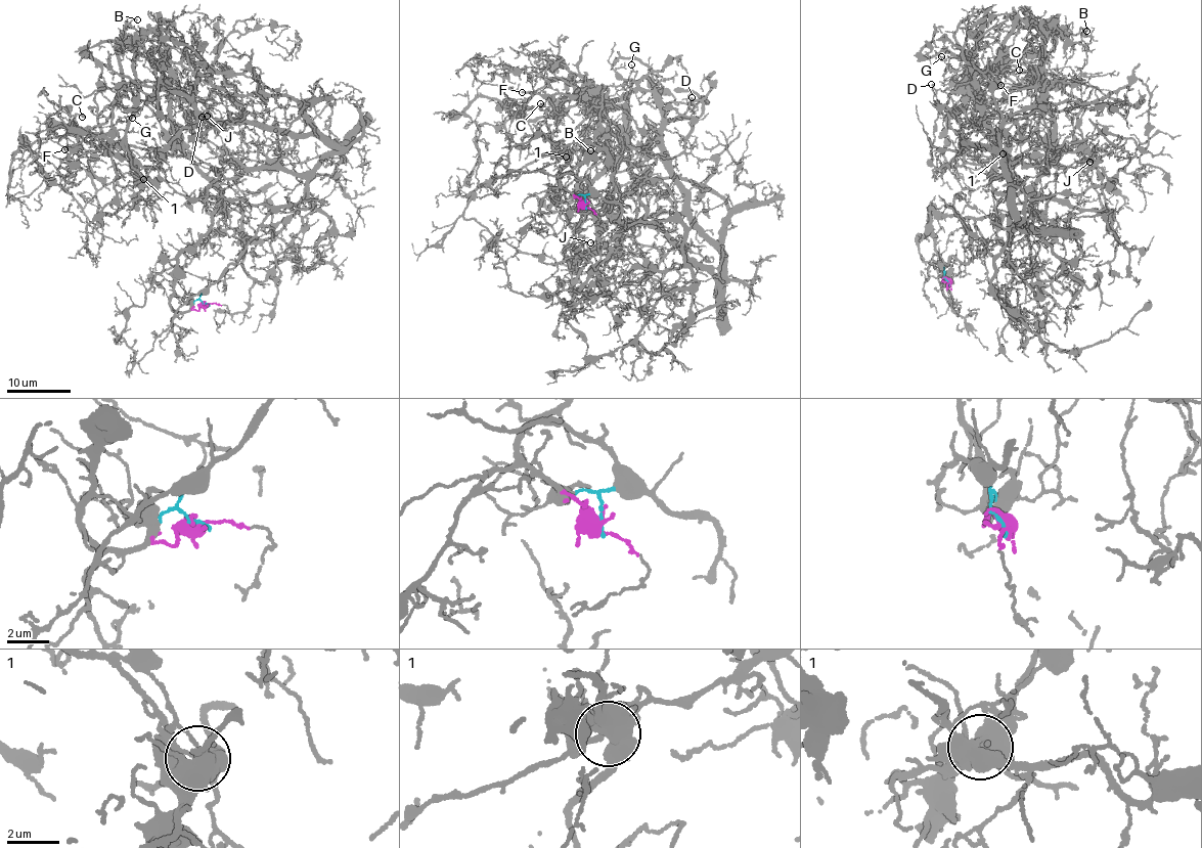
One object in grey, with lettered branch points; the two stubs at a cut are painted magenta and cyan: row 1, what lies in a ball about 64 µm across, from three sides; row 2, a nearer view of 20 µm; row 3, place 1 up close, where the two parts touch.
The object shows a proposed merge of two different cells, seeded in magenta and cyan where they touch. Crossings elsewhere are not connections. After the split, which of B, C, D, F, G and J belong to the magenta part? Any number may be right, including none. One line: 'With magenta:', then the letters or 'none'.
With magenta: B, C, F

